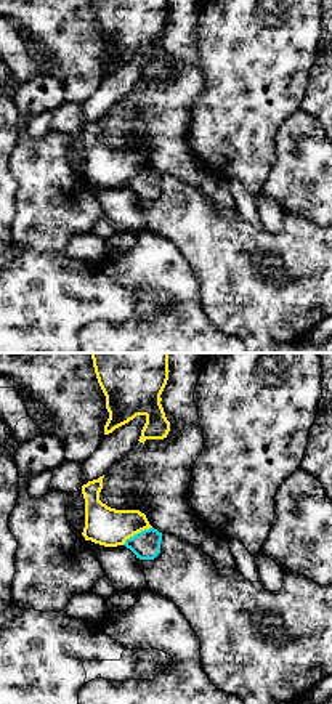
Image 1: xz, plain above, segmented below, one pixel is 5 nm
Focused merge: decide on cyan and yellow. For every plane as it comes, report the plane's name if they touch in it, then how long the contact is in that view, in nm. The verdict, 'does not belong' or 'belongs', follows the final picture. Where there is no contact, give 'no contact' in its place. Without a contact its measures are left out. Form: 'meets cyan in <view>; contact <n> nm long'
meets cyan in xz; contact 180 nm long

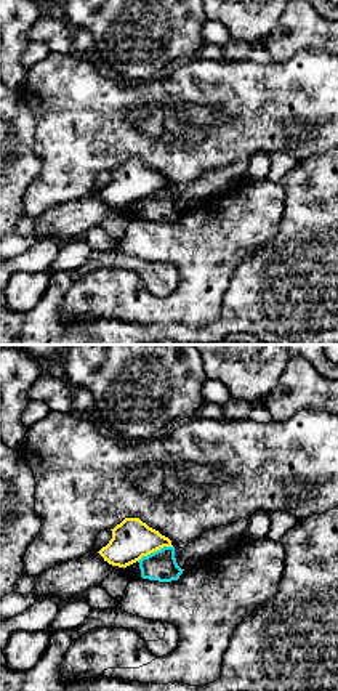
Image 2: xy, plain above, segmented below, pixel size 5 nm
meets cyan in xy; contact 190 nm long

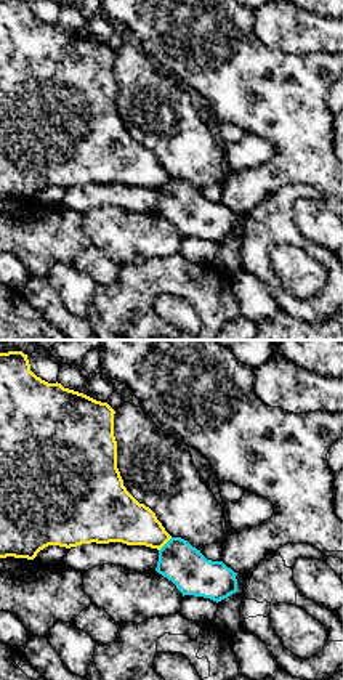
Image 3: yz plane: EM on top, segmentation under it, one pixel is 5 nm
meets cyan in yz; contact 100 nm long

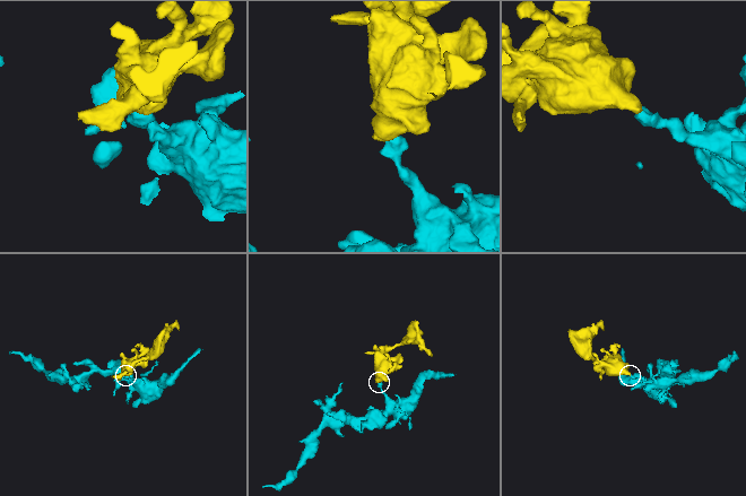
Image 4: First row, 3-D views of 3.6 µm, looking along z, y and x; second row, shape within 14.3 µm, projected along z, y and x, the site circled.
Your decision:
does not belong

